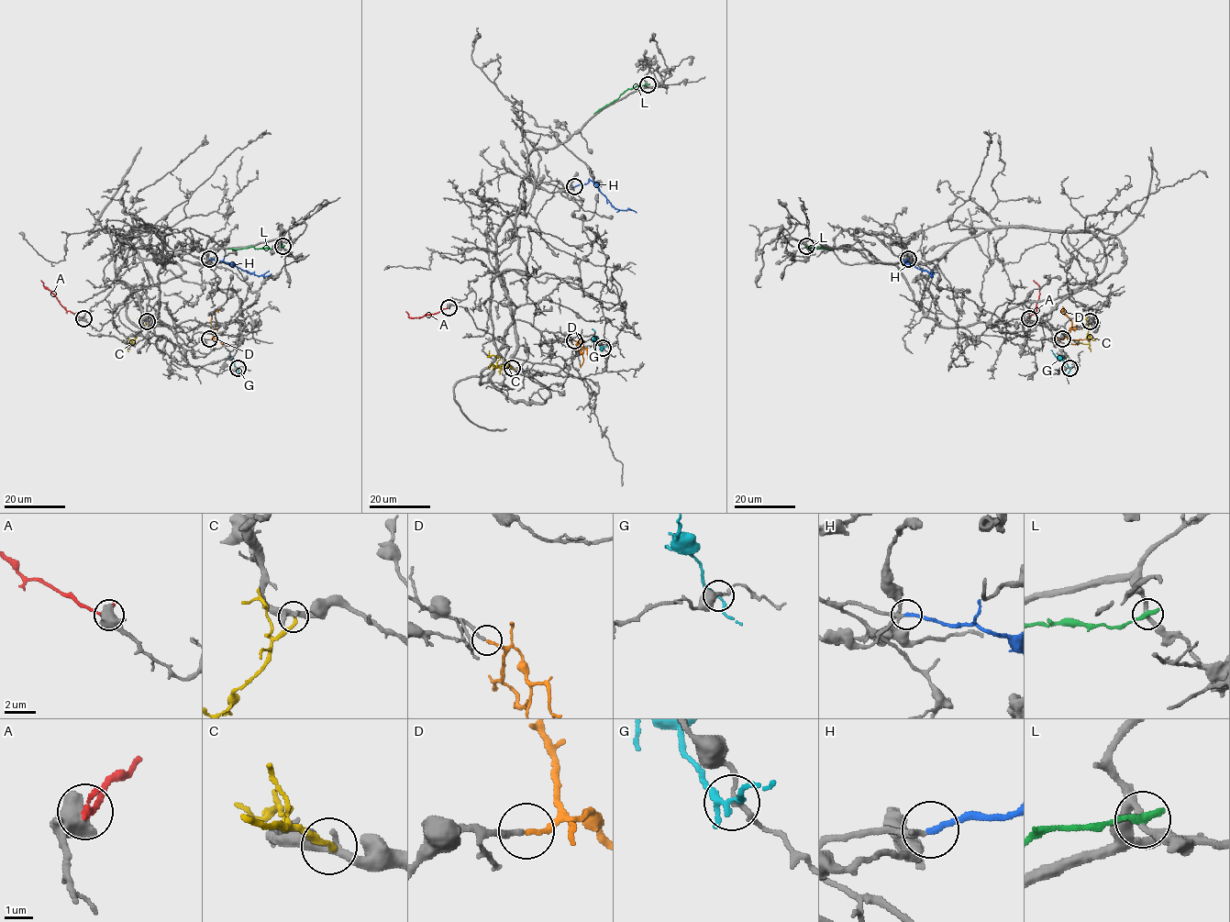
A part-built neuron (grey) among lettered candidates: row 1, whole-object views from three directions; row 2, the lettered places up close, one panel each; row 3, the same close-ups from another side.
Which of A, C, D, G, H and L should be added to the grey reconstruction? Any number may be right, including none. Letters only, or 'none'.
D, H

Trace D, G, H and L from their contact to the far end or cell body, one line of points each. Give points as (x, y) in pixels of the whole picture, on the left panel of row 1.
D: (209, 339), (213, 337), (211, 321), (219, 306)
G: (238, 368), (227, 349)
H: (209, 259), (233, 263), (255, 274), (271, 273)
L: (282, 247), (228, 248)

